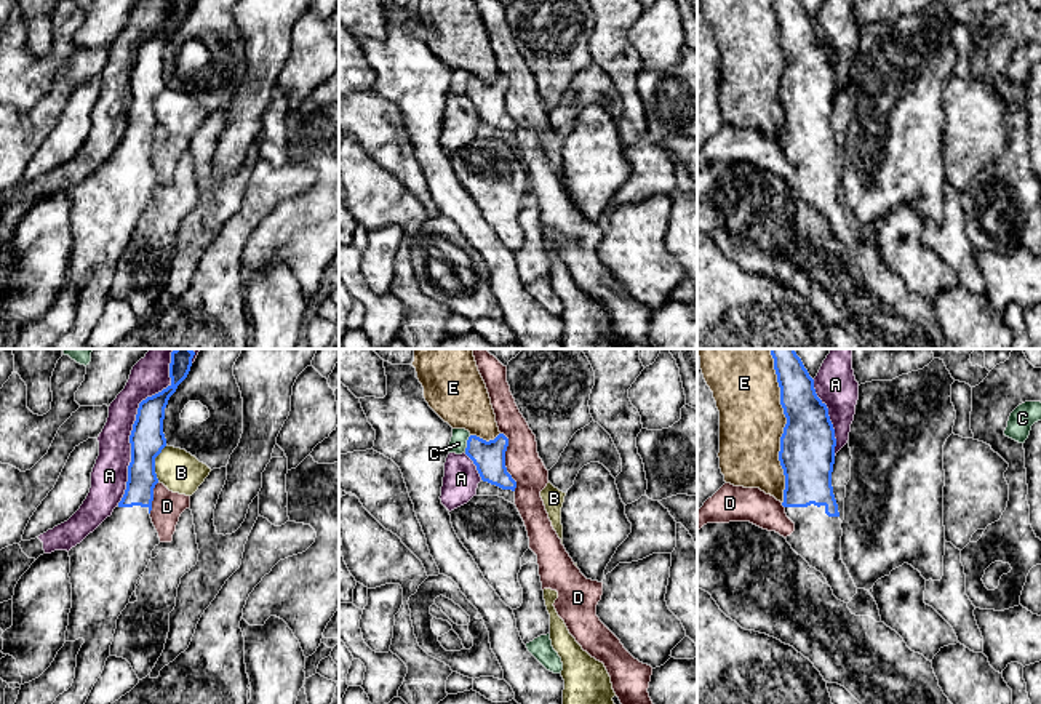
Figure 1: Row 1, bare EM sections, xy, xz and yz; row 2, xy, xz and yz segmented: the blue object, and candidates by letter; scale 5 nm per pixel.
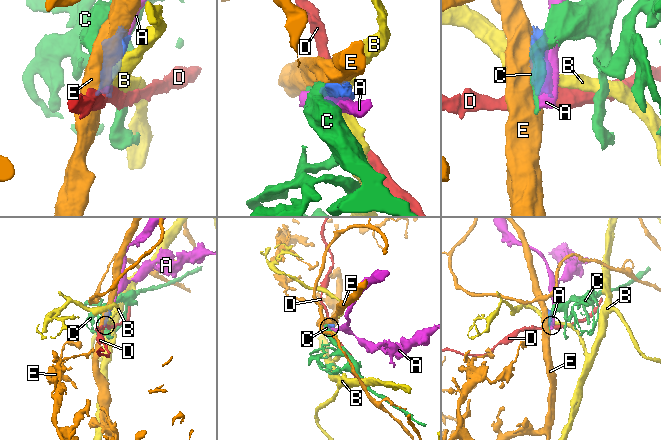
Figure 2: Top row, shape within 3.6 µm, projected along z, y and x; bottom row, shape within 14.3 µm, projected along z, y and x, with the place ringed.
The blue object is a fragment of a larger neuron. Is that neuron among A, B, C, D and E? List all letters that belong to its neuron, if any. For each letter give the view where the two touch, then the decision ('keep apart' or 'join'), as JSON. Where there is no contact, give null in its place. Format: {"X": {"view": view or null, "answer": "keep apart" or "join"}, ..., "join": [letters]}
{"A": {"view": "xy", "answer": "keep apart"}, "B": {"view": "xy", "answer": "keep apart"}, "C": {"view": "xz", "answer": "keep apart"}, "D": {"view": "xz", "answer": "keep apart"}, "E": {"view": "yz", "answer": "keep apart"}, "join": []}

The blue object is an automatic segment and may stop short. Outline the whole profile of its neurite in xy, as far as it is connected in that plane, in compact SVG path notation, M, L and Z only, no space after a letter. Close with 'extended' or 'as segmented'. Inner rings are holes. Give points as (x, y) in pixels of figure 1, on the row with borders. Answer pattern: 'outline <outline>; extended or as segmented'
outline M192 349L171 352L171 384L139 403L130 435L131 462L122 501L110 517L69 550L72 608L66 642L83 638L85 643L77 654L72 686L53 704L86 702L110 656L117 619L130 603L152 550L160 544L150 518L158 483L155 458L166 446L165 408L187 378L193 355Z; extended

